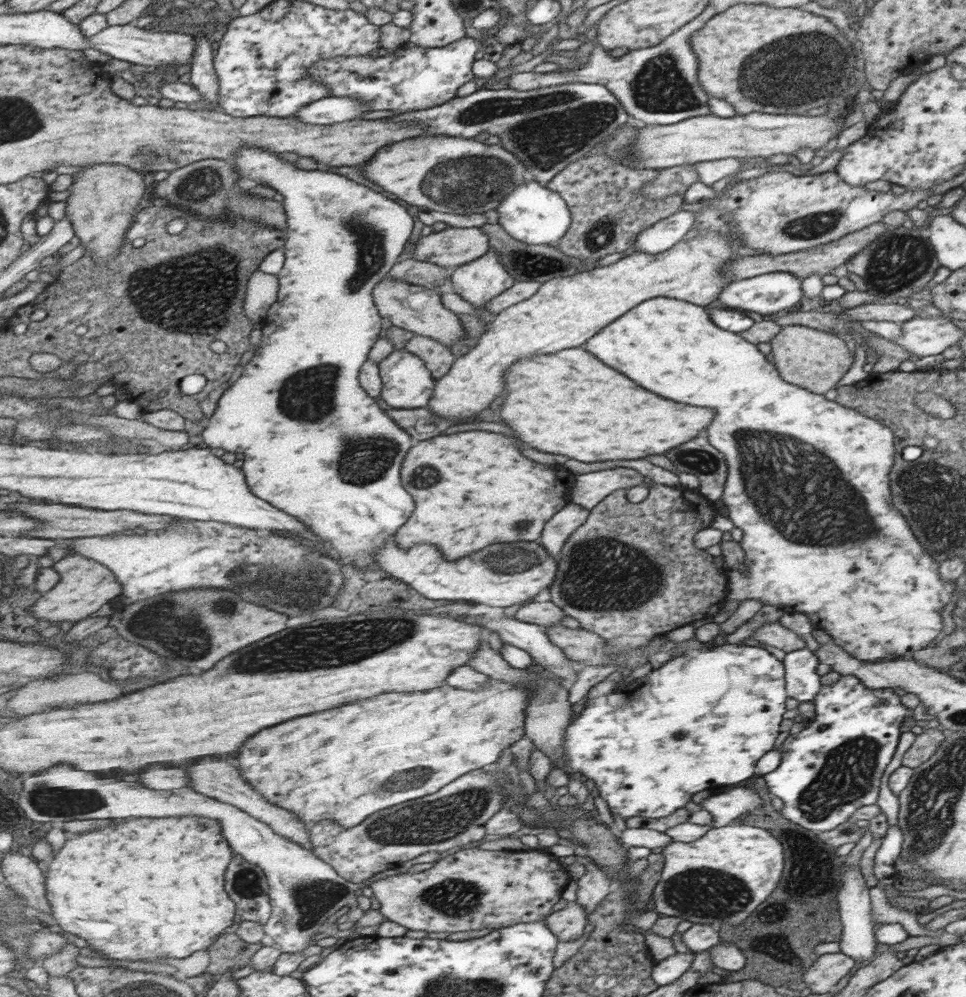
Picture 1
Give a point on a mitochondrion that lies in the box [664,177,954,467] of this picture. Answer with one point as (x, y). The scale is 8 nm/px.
(900, 260)

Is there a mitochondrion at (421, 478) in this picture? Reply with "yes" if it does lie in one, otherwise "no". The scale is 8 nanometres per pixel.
yes

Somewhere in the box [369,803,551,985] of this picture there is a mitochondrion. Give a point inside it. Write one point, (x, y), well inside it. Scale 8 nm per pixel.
(459, 899)

